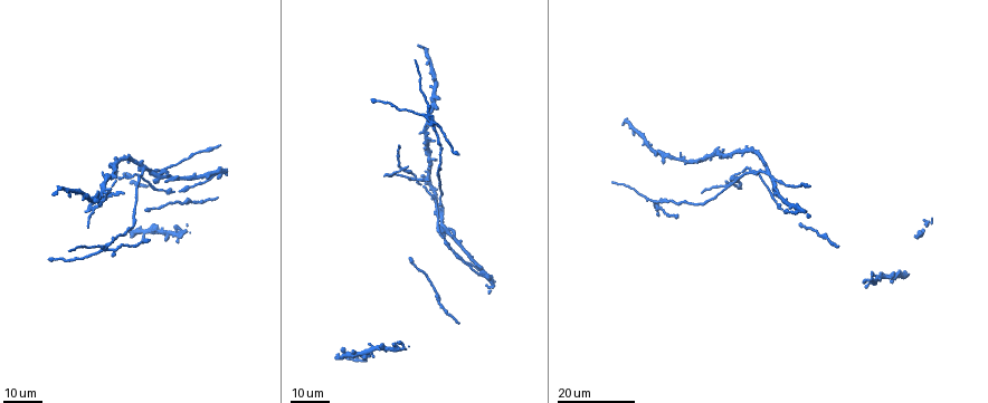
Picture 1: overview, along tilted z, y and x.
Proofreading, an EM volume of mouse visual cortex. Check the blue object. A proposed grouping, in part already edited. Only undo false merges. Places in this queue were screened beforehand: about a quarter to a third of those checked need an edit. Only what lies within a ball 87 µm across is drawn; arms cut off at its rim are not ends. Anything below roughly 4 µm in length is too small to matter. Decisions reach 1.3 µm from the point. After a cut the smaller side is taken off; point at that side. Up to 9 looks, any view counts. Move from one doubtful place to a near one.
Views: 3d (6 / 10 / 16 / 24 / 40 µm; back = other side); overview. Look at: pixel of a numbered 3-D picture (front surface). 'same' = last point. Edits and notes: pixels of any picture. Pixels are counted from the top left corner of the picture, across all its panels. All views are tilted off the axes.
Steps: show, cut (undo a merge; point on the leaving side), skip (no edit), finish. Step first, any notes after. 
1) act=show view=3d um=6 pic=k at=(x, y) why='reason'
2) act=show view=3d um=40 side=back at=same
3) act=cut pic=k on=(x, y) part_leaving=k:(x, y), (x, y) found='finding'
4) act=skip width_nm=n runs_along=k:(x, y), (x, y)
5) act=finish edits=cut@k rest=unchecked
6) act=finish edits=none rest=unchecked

act=show view=3d um=24 pic=1 at=(429, 119)

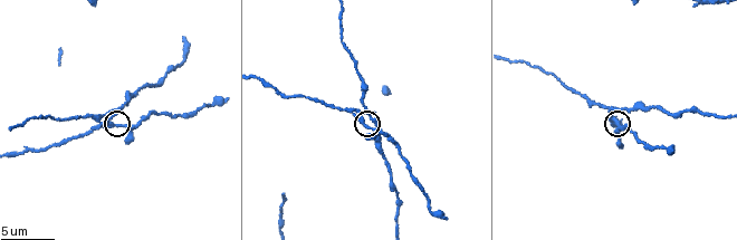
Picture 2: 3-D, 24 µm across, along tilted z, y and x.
act=show view=3d um=10 pic=2 at=(112, 126)

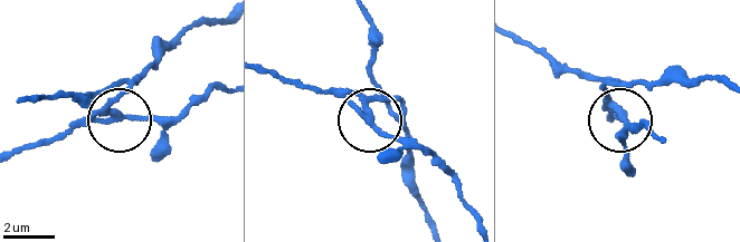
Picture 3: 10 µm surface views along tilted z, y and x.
act=cut pic=3 on=(138, 118) side_arm_um=14 found='a second neuron is stuck on'

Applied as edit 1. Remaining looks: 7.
act=show view=3d um=16 pic=1 at=(403, 170) why='four or more arms meet'

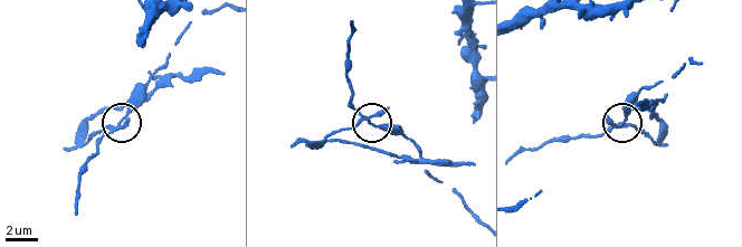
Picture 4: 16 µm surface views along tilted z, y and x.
act=show view=3d um=10 pic=4 at=(363, 119)

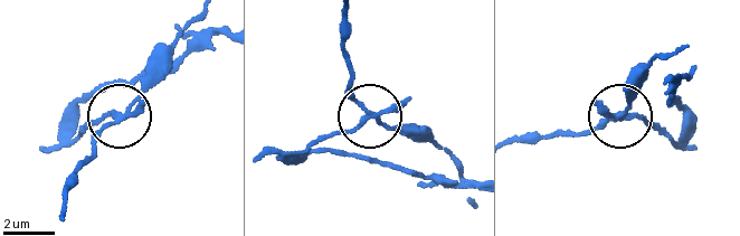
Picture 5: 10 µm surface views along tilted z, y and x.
act=cut pic=5 on=(338, 133) found='a second neuron is stuck on'

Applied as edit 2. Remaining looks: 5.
act=show view=3d um=16 pic=1 at=(756, 174) why='a fork'

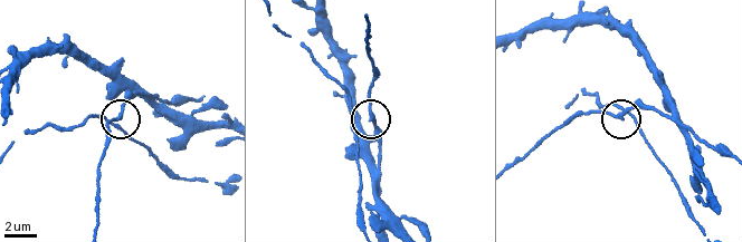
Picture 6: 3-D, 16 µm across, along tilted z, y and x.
act=show view=3d um=10 pic=6 at=(372, 118) why='zoom in'

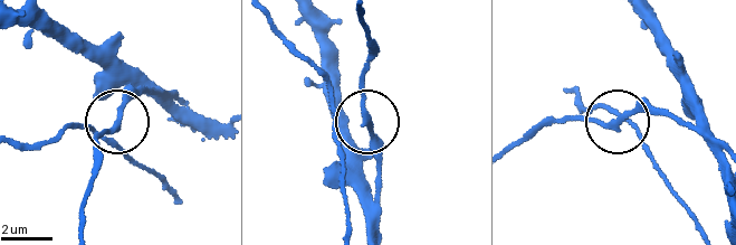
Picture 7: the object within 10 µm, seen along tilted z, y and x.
act=show view=3d um=10 side=back pic=7 at=(365, 119)

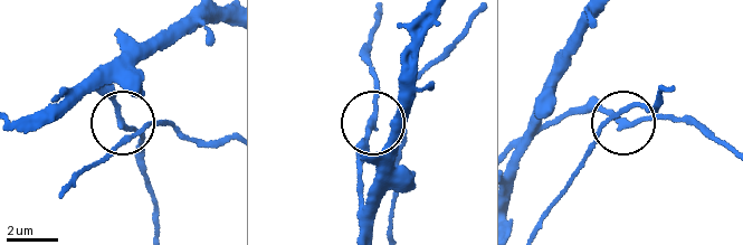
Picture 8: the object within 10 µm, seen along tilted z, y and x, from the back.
act=skip width_nm=170 runs_along=8:(64, 188), (130, 135), (124, 129), (144, 144) found='one neuron here'

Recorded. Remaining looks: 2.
act=show view=3d um=16 pic=1 at=(213, 178) why='two arms in line, one across'

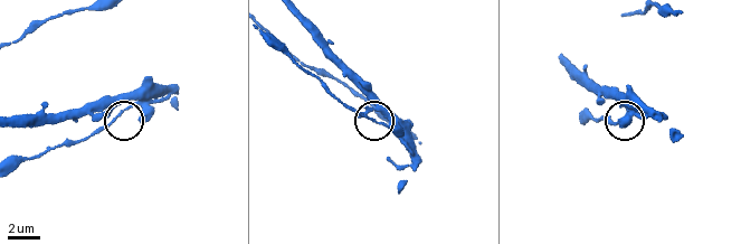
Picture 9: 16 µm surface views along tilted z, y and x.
act=show view=3d um=6 pic=9 at=(116, 116)

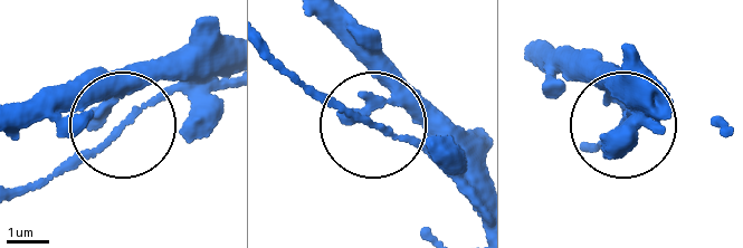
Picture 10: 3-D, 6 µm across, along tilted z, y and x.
act=skip side_arm_um=6 arms=3 found='all the same neuron'

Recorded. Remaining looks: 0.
act=finish edits=cut@3,cut@5 rest=unchecked

